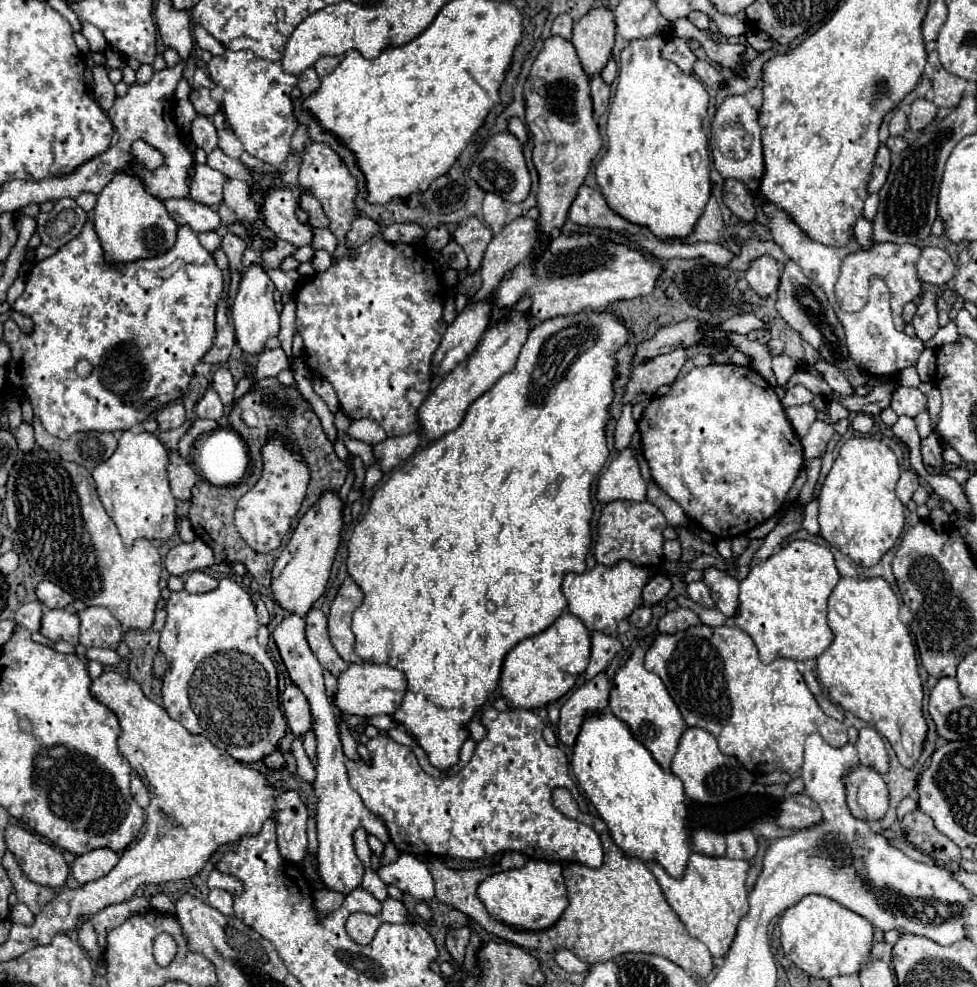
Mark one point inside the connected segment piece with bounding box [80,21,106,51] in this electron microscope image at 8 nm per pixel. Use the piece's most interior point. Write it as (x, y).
(97, 42)

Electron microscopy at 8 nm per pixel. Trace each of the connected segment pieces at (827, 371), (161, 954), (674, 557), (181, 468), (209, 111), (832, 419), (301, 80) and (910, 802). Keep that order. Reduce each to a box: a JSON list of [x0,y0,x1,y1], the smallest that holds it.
[[816,361,854,397],[154,933,176,965],[664,541,682,561],[168,451,198,501],[190,89,218,117],[818,401,848,425],[298,67,320,97],[898,793,918,819]]

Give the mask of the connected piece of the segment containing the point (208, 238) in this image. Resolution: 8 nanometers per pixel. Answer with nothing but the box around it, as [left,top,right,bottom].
[198,231,220,253]

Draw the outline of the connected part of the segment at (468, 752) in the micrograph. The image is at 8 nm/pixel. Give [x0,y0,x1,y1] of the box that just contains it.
[458,739,476,769]

